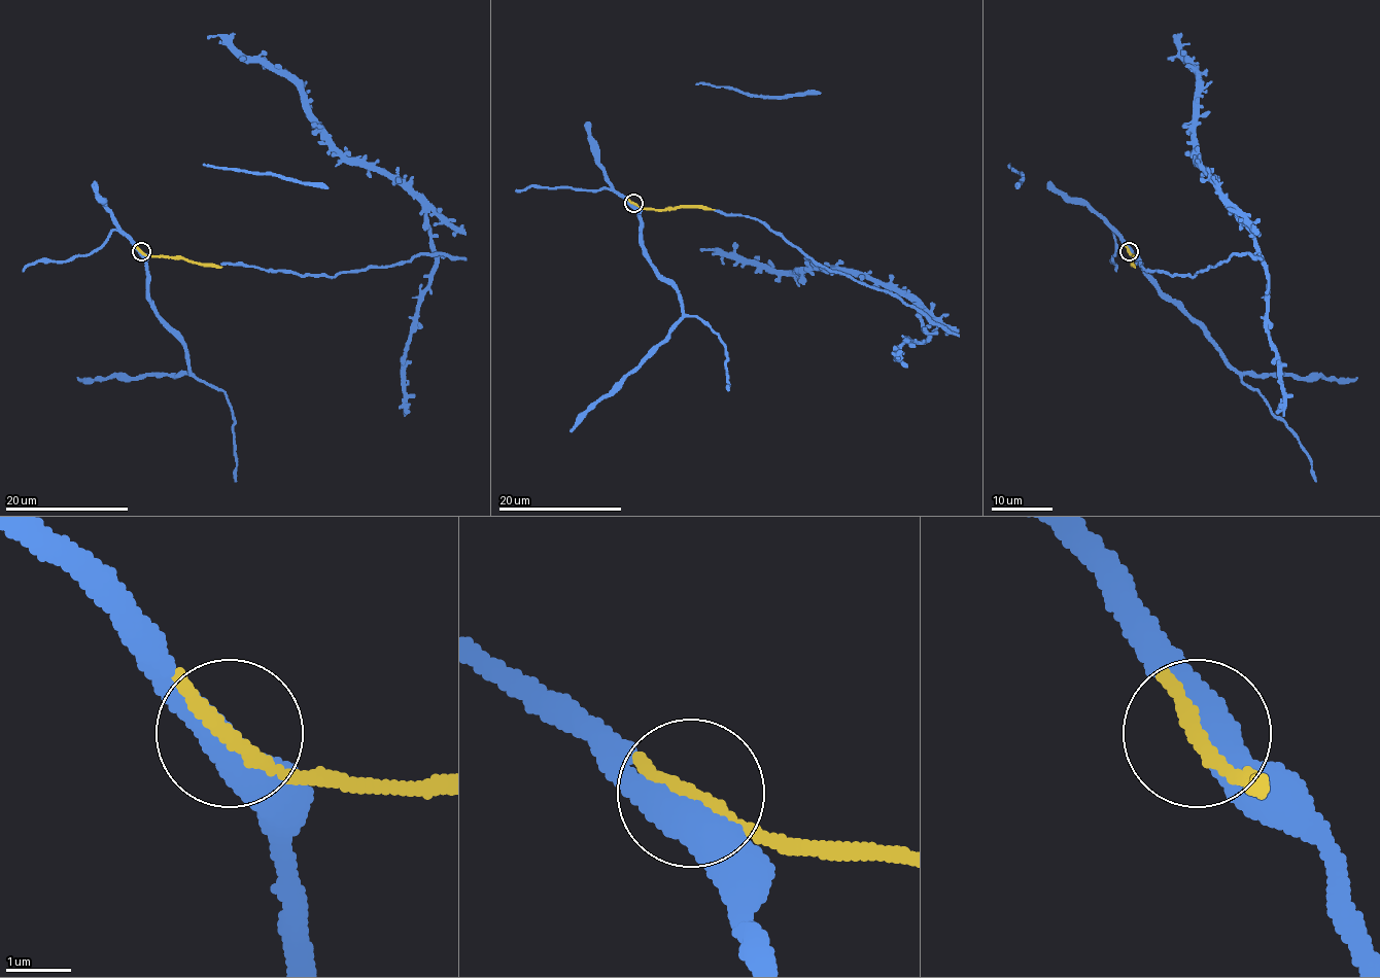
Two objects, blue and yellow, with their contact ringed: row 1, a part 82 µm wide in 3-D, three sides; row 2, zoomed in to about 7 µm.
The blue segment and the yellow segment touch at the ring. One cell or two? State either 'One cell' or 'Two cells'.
One cell

